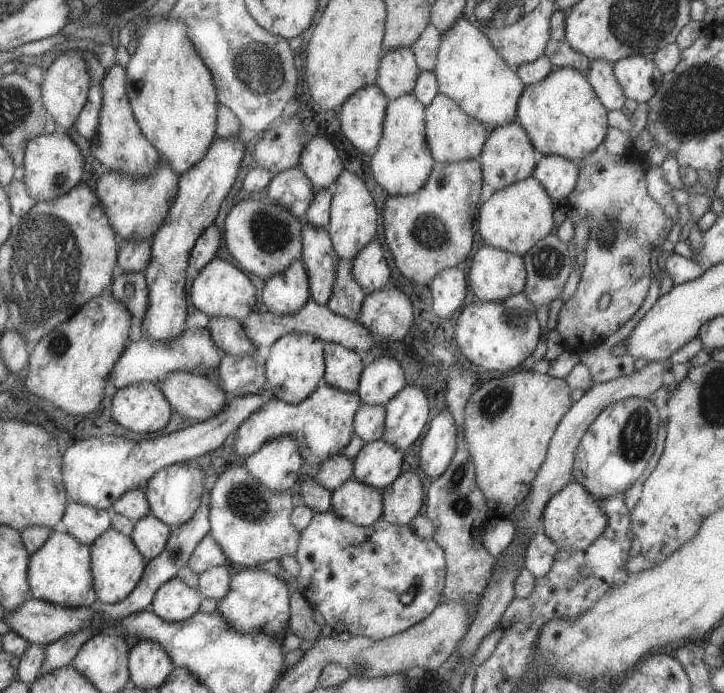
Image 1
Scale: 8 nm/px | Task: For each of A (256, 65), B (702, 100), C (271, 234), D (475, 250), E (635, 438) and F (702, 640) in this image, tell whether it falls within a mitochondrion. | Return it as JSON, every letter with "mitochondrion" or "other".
{"A":"mitochondrion","B":"mitochondrion","C":"mitochondrion","D":"other","E":"mitochondrion","F":"other"}

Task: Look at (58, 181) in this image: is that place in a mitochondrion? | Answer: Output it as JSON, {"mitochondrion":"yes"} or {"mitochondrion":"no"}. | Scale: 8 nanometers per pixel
{"mitochondrion":"yes"}

